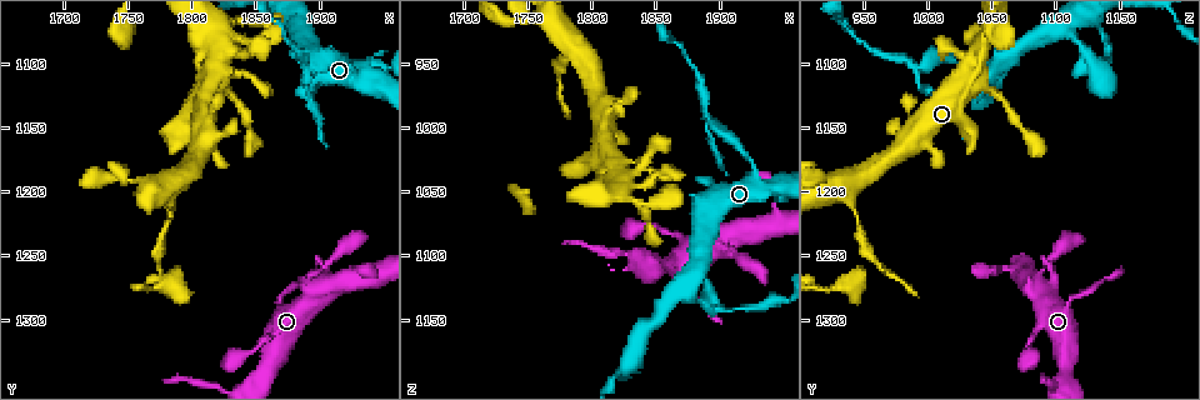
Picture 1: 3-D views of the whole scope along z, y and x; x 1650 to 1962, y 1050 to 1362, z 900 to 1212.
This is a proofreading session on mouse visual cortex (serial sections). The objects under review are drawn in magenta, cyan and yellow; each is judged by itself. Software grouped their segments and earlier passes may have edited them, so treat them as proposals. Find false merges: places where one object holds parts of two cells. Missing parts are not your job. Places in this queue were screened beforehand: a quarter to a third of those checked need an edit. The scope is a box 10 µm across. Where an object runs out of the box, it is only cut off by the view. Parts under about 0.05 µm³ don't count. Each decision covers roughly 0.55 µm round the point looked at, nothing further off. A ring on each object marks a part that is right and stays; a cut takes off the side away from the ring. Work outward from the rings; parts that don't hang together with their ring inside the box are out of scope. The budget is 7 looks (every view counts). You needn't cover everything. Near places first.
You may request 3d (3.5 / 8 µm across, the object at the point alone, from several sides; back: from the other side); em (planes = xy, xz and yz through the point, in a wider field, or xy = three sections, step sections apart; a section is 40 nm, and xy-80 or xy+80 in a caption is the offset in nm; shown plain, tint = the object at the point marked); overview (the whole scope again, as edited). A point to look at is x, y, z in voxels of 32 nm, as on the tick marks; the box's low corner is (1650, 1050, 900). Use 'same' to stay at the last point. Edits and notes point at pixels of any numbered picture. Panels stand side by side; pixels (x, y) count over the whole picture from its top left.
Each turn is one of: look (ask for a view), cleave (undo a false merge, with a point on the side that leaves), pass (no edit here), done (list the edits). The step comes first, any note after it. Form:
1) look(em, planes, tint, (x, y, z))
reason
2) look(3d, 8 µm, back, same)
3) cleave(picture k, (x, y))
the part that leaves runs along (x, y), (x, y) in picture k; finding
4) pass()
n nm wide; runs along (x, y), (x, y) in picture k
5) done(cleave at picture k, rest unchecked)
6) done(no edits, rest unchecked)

look(3d, 3.5 µm, (1892, 1104, 996))

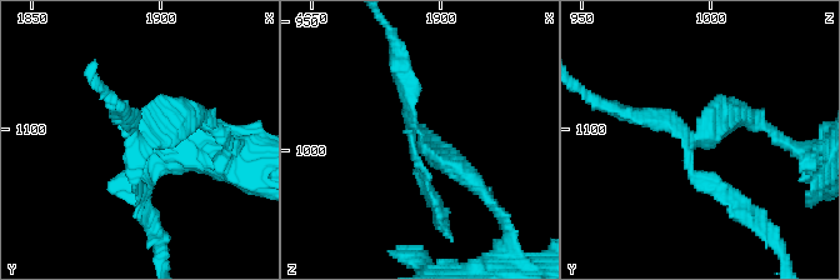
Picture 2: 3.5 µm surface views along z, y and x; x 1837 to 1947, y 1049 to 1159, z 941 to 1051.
look(em, planes, tint, (1893, 1102, 994))

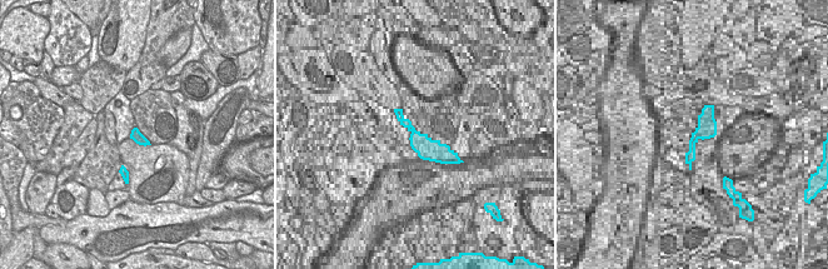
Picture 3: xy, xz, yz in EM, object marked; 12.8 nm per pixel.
cleave(picture 2, (710, 184))
the part that leaves runs along (695, 138), (593, 99) in picture 2; two cells meet here

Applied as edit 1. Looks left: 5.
look(overview)
redraw

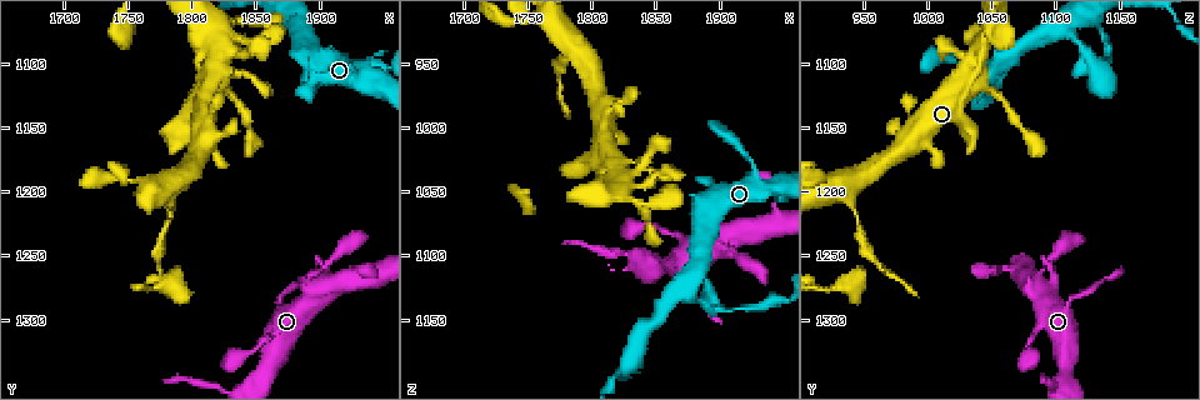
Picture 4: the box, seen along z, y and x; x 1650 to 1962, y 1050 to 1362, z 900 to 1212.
look(3d, 8 µm, (1944, 1260, 1064))

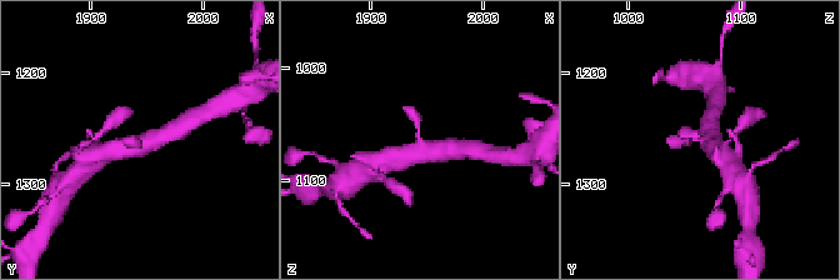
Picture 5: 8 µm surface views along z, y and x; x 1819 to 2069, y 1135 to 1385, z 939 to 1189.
look(em, xy, step 1, tint, same)

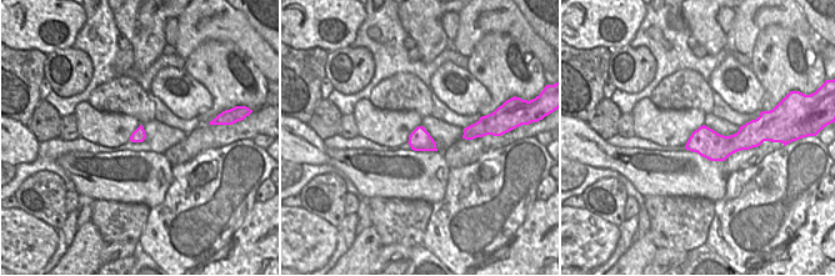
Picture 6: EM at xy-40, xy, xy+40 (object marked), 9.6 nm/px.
pass()
runs along (715, 149), (699, 139), (668, 139) in picture 5; continuous, no second cell

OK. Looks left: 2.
done(cleave at picture 2, rest unchecked)

